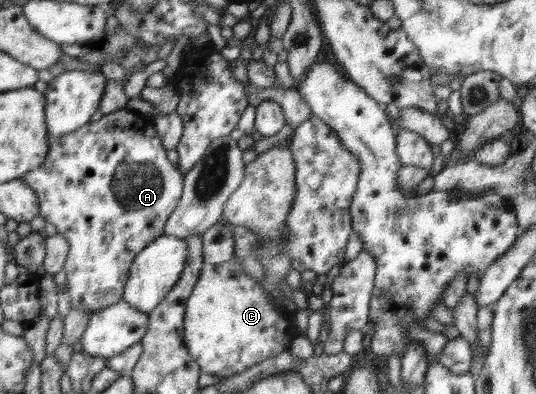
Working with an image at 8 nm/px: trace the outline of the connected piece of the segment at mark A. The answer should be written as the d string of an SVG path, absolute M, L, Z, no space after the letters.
M125 108L105 114L98 121L85 124L74 132L50 139L50 152L47 153L46 161L42 167L33 169L20 178L37 195L40 206L38 216L45 219L45 222L55 225L58 234L69 241L70 249L67 253L64 269L67 272L66 284L69 285L69 299L71 299L72 309L85 309L85 311L95 312L121 300L132 261L141 250L164 235L165 224L167 224L168 218L180 201L183 175L181 175L181 171L177 169L177 166L167 159L166 149L163 147L163 142L157 133L154 121L155 118L151 115L141 114L137 111L125 111Z

